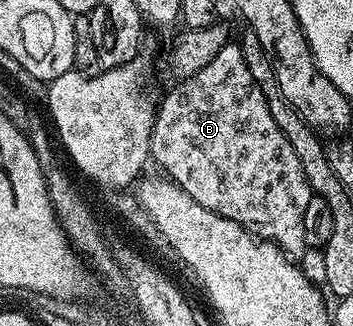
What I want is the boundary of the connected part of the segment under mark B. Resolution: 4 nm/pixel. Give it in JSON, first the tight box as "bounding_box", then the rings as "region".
{"bounding_box":[151,42,314,257],"region":[[[228,42],[218,49],[210,65],[198,69],[198,73],[177,82],[175,86],[164,100],[159,100],[156,108],[151,162],[157,163],[167,178],[190,193],[198,205],[276,244],[289,257],[301,256],[308,249],[302,217],[306,213],[306,204],[314,194],[314,187],[308,184],[304,176],[307,175],[306,169],[298,153],[294,153],[294,145],[290,145],[278,125],[274,125],[274,117],[270,117],[270,105],[266,105],[266,97],[262,97],[258,81],[254,81],[250,68],[246,66],[246,57],[242,57],[239,42]]]}

